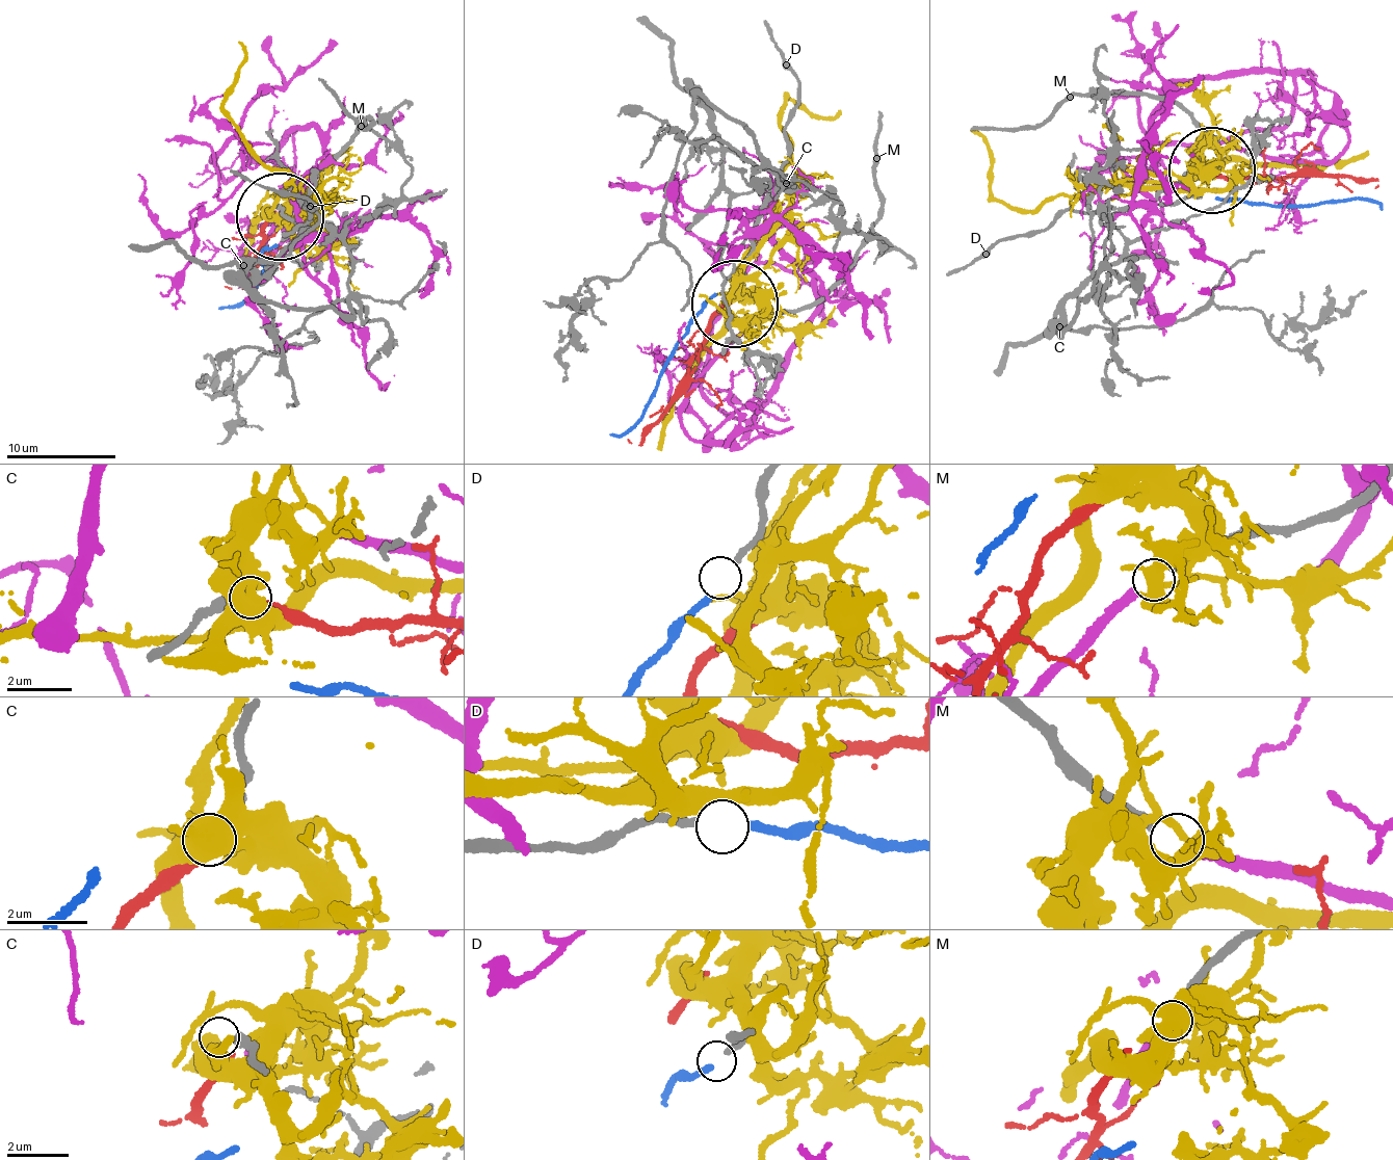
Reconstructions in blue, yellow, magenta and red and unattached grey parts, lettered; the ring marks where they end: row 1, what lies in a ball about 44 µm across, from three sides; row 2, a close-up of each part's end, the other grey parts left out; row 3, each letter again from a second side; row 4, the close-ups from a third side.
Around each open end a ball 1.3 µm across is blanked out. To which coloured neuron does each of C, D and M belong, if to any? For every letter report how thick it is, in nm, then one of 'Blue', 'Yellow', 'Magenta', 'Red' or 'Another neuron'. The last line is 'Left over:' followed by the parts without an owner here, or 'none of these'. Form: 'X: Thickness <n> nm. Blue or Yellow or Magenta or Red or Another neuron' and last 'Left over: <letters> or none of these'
C: Thickness 280 nm. Another neuron
D: Thickness 170 nm. Blue
M: Thickness 260 nm. Magenta
Left over: C

